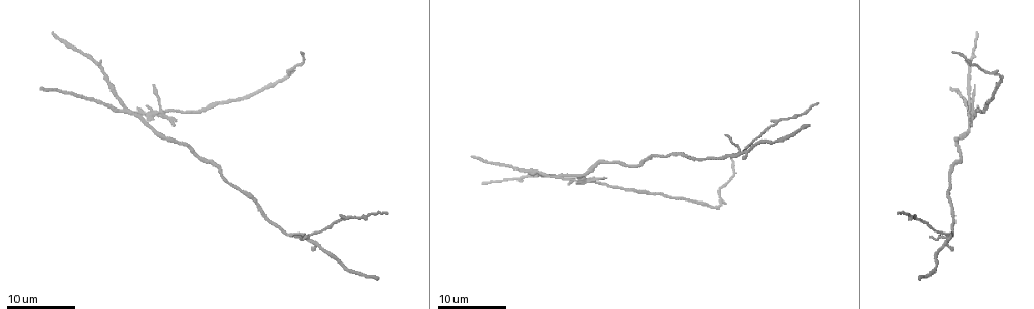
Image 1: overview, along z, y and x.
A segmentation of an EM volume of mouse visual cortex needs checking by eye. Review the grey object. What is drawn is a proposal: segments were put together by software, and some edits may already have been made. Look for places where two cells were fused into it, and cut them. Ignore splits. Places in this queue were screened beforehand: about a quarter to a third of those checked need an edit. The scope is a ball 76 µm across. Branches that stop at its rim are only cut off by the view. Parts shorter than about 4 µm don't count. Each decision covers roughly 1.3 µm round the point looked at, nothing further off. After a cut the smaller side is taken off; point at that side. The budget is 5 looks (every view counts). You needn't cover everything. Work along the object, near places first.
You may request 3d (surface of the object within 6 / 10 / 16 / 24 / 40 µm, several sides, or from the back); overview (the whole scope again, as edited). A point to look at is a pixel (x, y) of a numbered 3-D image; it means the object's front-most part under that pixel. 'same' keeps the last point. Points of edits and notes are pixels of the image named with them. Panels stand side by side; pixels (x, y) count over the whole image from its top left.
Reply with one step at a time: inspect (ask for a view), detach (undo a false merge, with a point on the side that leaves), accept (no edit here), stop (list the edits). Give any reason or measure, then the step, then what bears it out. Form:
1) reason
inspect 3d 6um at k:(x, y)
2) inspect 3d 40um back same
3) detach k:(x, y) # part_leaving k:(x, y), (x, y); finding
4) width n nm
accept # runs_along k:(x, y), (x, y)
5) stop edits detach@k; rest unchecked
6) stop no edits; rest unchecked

looks like a crossing
inspect 3d 16um at 1:(947, 236)

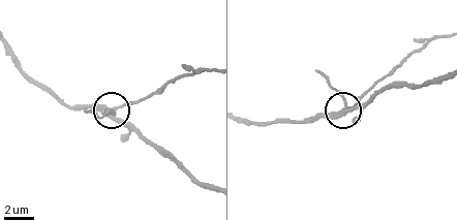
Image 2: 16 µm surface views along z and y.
inspect 3d 6um at 2:(344, 107)

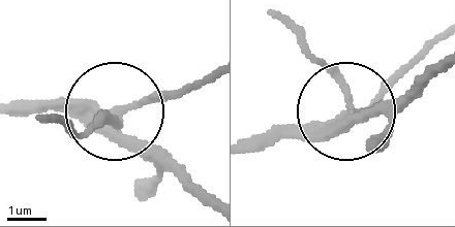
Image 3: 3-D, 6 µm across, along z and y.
detach 3:(95, 121) # two cells meet here

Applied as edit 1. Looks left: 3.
arms part here
inspect 3d 16um at 1:(555, 176)

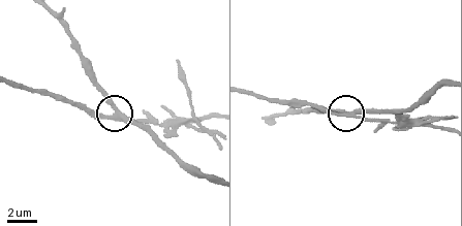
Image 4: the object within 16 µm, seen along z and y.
inspect 3d 6um at 4:(115, 111)

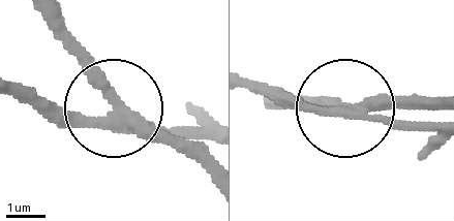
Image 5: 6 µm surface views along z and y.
arms 3
detach 5:(410, 123) # part_leaving 5:(361, 111), (436, 120); two cells meet here

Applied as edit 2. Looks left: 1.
stop edits detach@3, detach@5; rest unchecked

